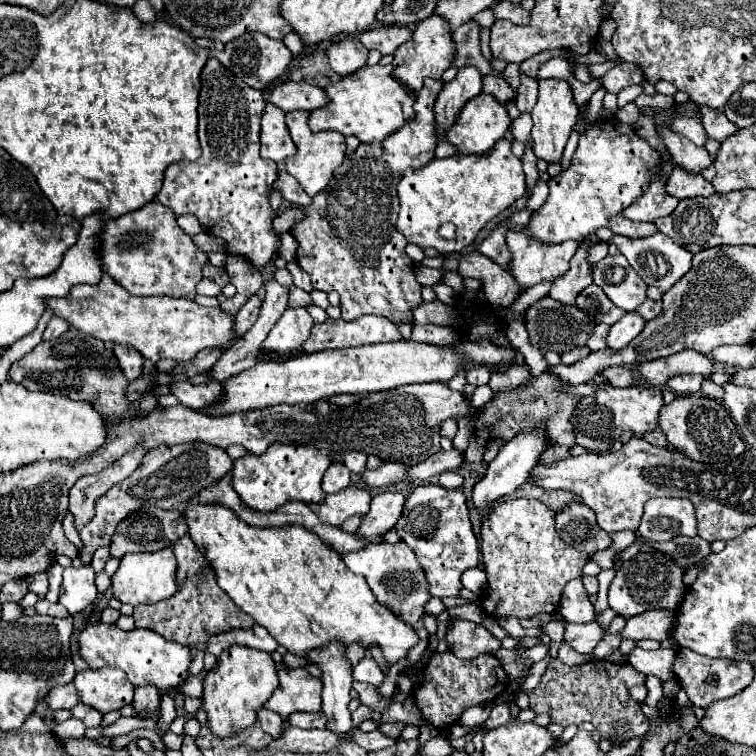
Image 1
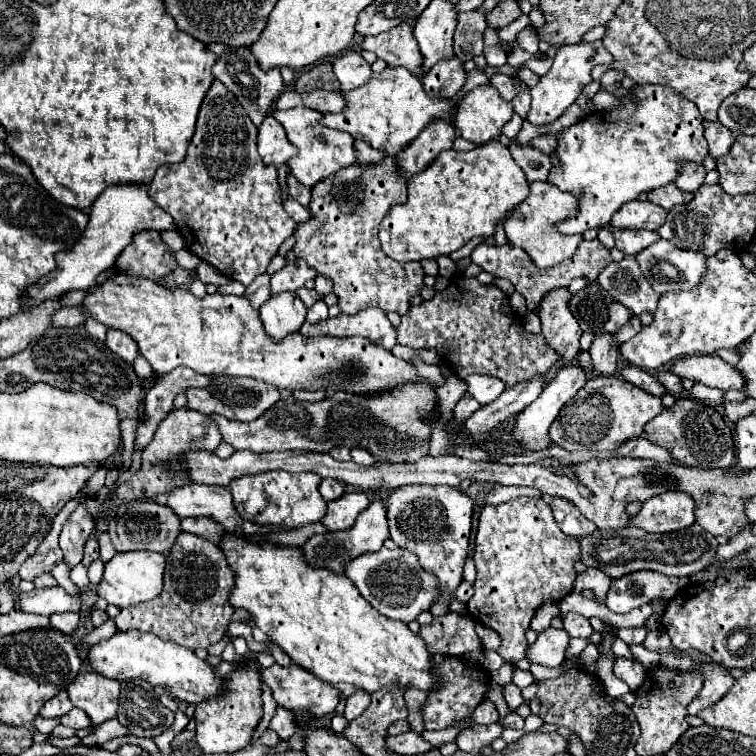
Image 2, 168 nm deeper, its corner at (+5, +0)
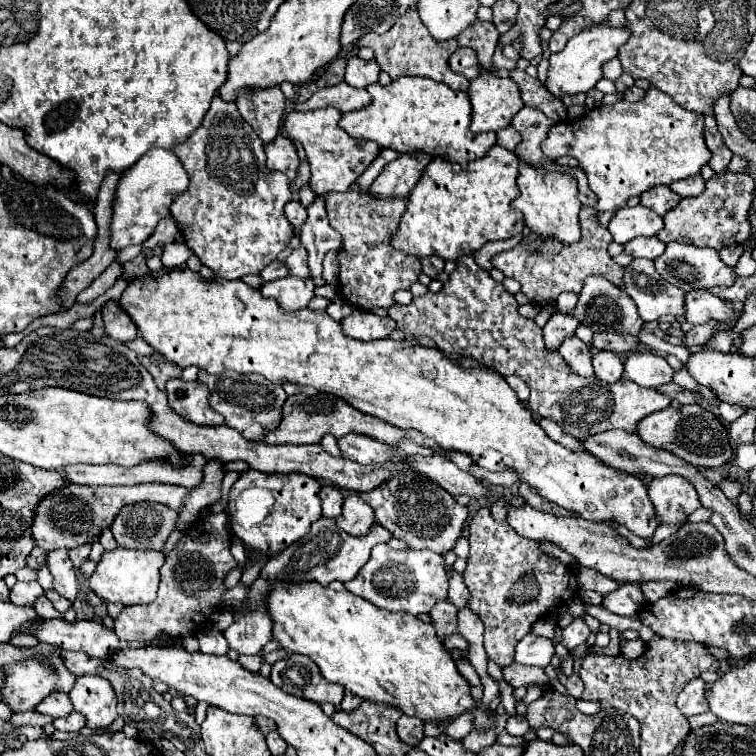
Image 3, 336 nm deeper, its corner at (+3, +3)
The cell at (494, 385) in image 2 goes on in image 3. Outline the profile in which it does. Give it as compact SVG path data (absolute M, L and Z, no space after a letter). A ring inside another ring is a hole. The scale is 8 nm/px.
M508 376L506 382L508 382L508 386L516 392L516 396L518 396L522 402L528 400L528 386L526 386L526 382L522 382L518 376Z

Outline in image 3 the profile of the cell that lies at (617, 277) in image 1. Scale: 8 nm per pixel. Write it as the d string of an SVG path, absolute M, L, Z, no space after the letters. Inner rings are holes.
M636 258L624 272L624 292L636 302L638 314L644 322L660 316L684 316L684 292L658 276L654 262Z

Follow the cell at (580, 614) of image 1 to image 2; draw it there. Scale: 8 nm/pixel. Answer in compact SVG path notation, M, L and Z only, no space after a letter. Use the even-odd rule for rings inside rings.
M568 613L564 617L564 629L572 635L572 637L590 637L592 635L592 625L586 617L578 615L578 613Z

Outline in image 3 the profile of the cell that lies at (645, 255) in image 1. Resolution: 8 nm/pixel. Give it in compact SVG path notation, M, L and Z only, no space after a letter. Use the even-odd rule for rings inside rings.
M670 242L666 246L666 252L654 262L656 272L670 284L682 288L684 292L690 292L694 288L712 288L712 286L730 286L736 280L736 274L730 266L726 266L718 252L712 248L694 248L692 244L678 244Z

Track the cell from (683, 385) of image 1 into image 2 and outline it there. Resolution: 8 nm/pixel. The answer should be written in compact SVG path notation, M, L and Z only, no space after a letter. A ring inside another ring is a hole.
M668 371L658 373L658 381L660 381L660 383L662 383L670 393L674 393L674 395L682 395L682 393L684 393L682 379L680 379L680 377L676 377L674 373L668 373Z

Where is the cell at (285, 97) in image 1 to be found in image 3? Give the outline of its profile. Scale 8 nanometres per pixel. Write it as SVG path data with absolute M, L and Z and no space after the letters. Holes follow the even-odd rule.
M342 82L332 88L320 88L310 100L306 100L304 104L298 102L298 104L294 104L294 108L308 112L308 110L334 106L340 112L352 112L352 110L360 110L362 106L368 106L370 102L372 102L372 96L366 90L358 90L358 88L352 88L350 84Z

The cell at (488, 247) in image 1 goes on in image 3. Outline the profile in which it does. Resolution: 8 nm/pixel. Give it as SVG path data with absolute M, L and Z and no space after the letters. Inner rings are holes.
M580 208L580 224L582 224L582 236L578 244L558 244L558 240L542 240L542 236L528 234L516 248L500 252L492 256L492 266L502 270L504 276L514 278L522 284L522 292L530 302L554 302L562 292L574 292L580 294L582 284L586 276L600 274L618 288L622 288L622 276L624 268L618 266L610 254L608 244L612 242L612 236L608 228L598 224L598 214L592 208Z

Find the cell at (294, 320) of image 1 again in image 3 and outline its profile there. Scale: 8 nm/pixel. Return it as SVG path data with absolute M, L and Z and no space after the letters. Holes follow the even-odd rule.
M286 276L280 280L272 280L262 284L260 292L266 298L276 298L278 304L284 310L298 310L298 308L306 308L310 298L314 296L314 282L312 278L294 278L294 276Z

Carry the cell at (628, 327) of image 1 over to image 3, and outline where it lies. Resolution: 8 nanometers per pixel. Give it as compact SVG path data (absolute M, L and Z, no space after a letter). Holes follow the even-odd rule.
M596 352L594 354L594 372L596 372L596 378L612 384L612 382L620 380L624 366L614 352Z

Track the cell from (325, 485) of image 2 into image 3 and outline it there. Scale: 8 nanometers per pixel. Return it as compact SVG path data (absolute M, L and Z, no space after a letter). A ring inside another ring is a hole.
M324 486L320 490L320 498L322 498L322 516L324 518L338 518L342 514L344 496L336 486Z

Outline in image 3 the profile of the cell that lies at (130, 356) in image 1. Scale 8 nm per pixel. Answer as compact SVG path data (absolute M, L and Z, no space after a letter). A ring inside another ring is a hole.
M108 300L104 304L102 318L104 318L106 334L112 336L114 340L128 342L138 336L138 328L136 328L134 320L130 320L130 316L124 312L124 308L120 308L120 304L116 300Z

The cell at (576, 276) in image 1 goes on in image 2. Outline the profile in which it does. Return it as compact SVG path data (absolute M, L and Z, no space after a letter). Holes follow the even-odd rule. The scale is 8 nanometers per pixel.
M558 287L550 291L540 303L540 319L542 319L542 335L546 343L560 355L560 365L572 363L580 353L580 335L582 329L576 317L570 311L572 293L566 287Z

